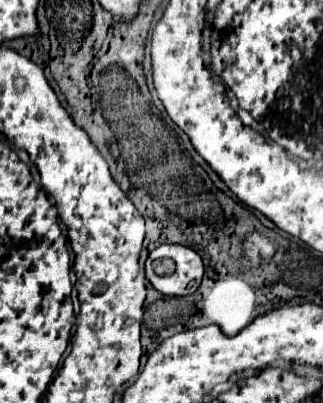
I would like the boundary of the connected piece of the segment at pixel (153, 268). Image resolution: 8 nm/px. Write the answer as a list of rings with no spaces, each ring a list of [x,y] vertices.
[[[160,245],[146,259],[146,277],[164,295],[182,297],[194,293],[190,283],[202,281],[200,255],[184,245]]]

